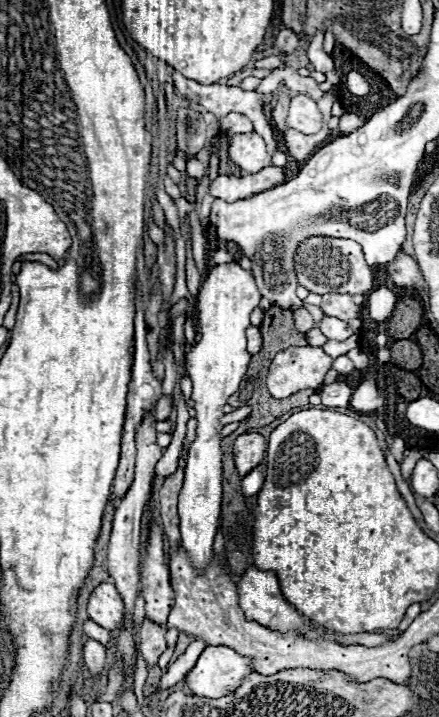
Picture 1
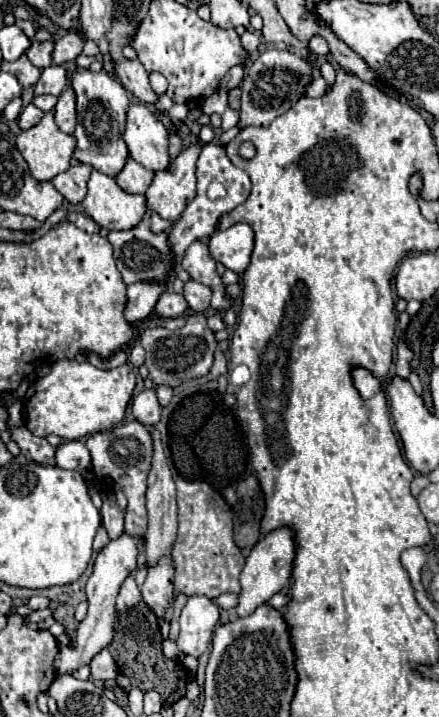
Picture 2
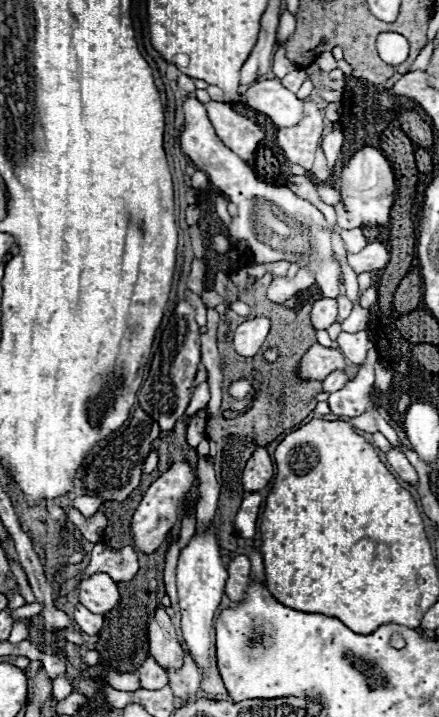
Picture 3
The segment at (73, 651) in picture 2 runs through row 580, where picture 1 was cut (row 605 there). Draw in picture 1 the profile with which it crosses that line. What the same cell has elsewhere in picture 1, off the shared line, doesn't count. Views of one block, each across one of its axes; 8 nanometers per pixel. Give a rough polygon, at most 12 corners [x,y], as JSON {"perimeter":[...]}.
{"perimeter":[[114,584],[92,590],[88,614],[106,630],[120,628],[124,602]]}

